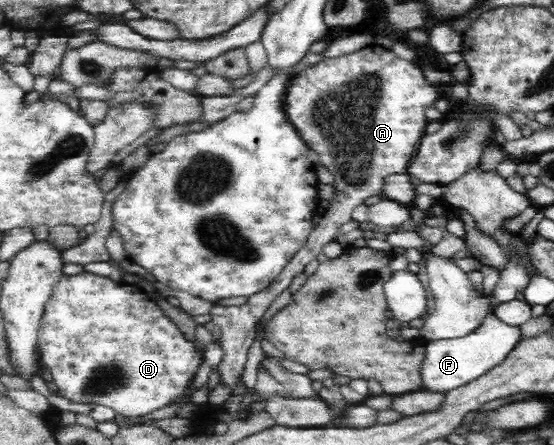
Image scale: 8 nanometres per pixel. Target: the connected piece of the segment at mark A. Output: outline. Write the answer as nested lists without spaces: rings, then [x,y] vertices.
[[[373,43],[355,50],[350,54],[325,57],[312,68],[304,69],[292,78],[286,96],[288,118],[300,133],[302,140],[308,145],[310,151],[334,175],[334,195],[330,208],[321,216],[316,227],[309,234],[305,246],[288,262],[281,274],[261,292],[250,297],[243,306],[220,306],[216,304],[210,308],[210,320],[220,332],[220,346],[222,347],[221,379],[228,386],[234,387],[237,379],[243,374],[246,363],[246,354],[252,342],[258,338],[258,322],[267,309],[278,296],[290,288],[296,275],[304,273],[310,262],[322,253],[321,249],[327,243],[335,241],[340,234],[342,224],[352,220],[351,214],[356,205],[363,203],[370,196],[381,195],[383,180],[390,173],[404,173],[409,160],[412,160],[417,144],[425,134],[429,122],[424,112],[440,99],[438,88],[430,77],[424,72],[424,64],[420,60],[405,60],[398,57],[392,49],[384,48]]]

